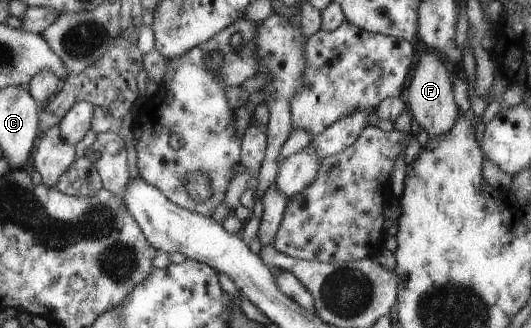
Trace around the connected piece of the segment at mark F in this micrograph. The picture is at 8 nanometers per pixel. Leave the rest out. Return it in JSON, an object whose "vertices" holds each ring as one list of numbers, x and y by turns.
{"vertices":[[434,51,424,52,420,55,414,76,408,87,408,105,413,115,416,126,422,127,428,133,431,139,438,139,454,127,458,119,458,105,454,100,454,91,452,90,452,78,454,74,449,73,442,58]]}

